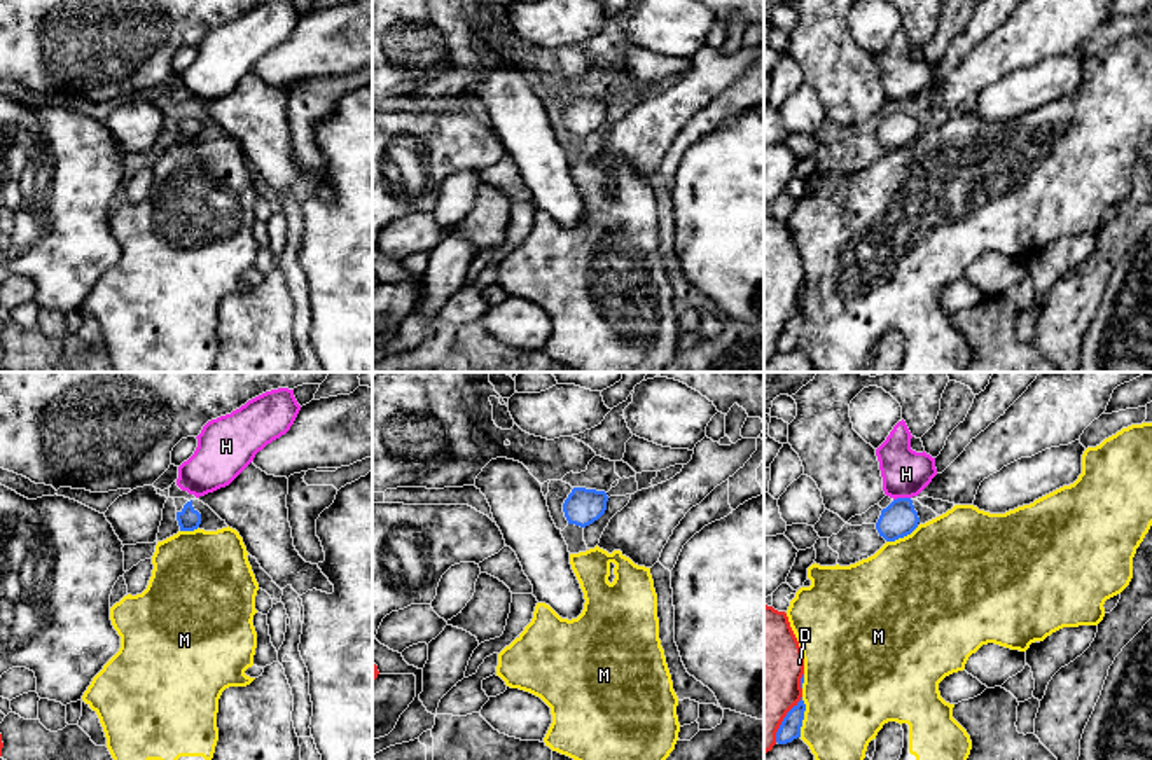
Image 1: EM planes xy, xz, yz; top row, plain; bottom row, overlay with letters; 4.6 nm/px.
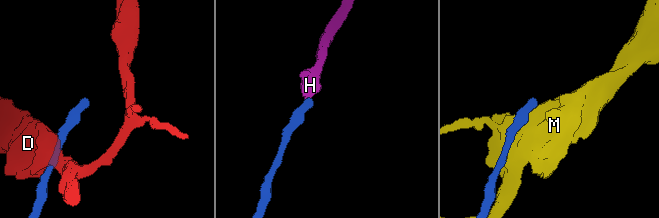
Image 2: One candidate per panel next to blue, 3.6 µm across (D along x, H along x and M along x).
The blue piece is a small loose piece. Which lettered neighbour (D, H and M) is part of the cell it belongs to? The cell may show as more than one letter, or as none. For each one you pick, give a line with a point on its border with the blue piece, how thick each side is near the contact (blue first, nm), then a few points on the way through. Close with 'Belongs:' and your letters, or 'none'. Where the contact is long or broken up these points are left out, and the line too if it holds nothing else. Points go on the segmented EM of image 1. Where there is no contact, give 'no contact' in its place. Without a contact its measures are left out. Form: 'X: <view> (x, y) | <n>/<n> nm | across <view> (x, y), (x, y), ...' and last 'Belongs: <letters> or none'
H: yz (901, 498) | 160/220 nm | across yz (899, 519), (901, 498), (901, 481), (906, 474)
Belongs: H

